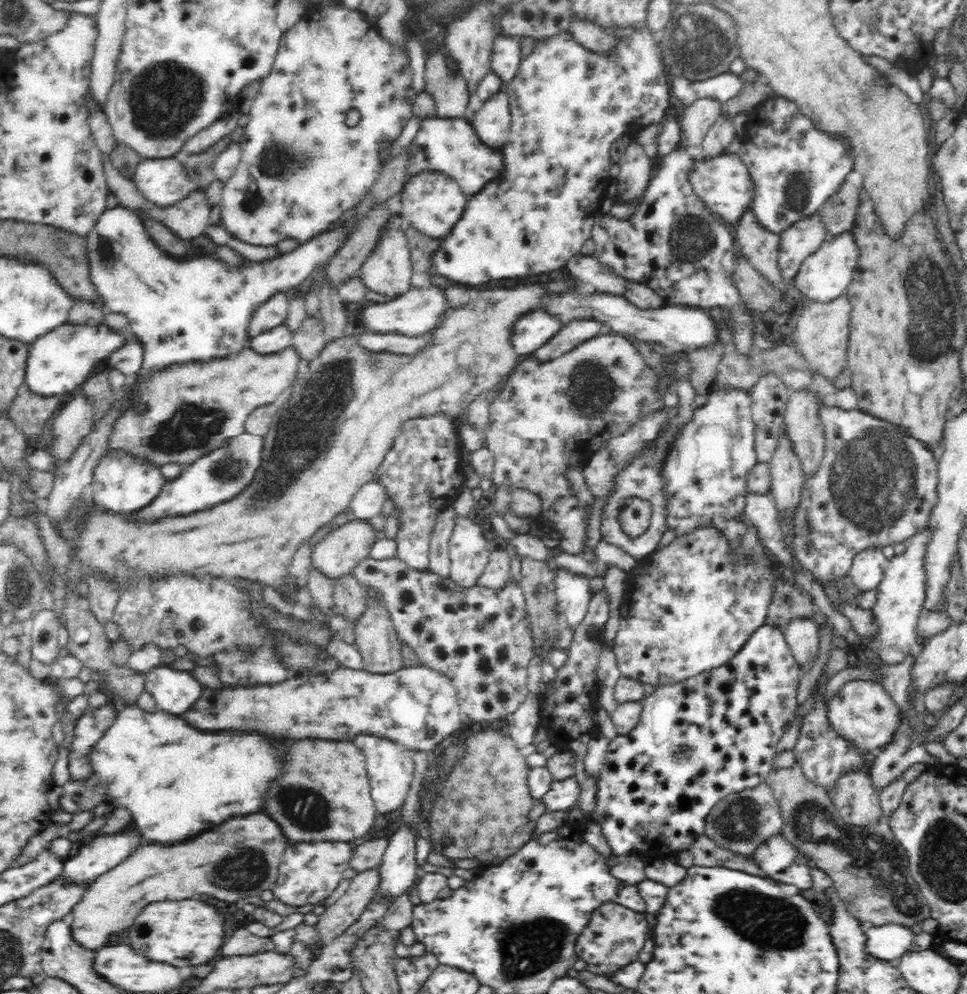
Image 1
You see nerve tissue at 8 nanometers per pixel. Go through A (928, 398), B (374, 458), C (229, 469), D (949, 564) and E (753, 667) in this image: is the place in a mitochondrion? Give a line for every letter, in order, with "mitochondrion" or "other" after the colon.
A: other
B: other
C: mitochondrion
D: other
E: other

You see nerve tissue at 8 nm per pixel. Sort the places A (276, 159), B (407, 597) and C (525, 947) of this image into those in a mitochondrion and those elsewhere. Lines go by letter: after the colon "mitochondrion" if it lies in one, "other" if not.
A: mitochondrion
B: other
C: mitochondrion

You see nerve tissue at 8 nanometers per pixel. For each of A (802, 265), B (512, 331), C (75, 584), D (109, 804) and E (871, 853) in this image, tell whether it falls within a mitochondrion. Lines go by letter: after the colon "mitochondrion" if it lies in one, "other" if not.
A: other
B: other
C: other
D: other
E: mitochondrion

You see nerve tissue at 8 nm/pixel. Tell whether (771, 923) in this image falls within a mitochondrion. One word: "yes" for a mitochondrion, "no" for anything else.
yes

